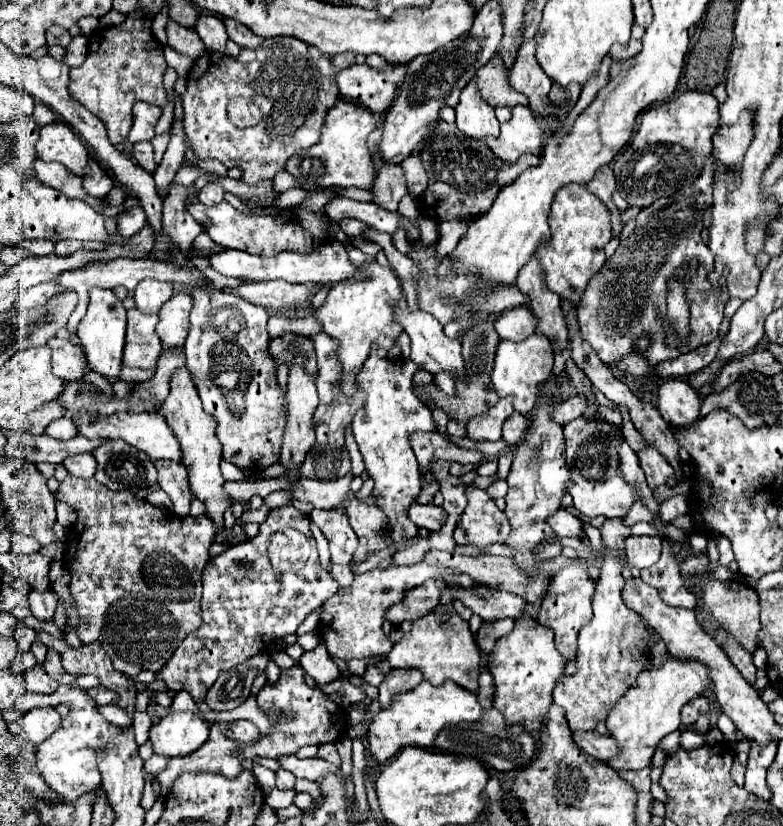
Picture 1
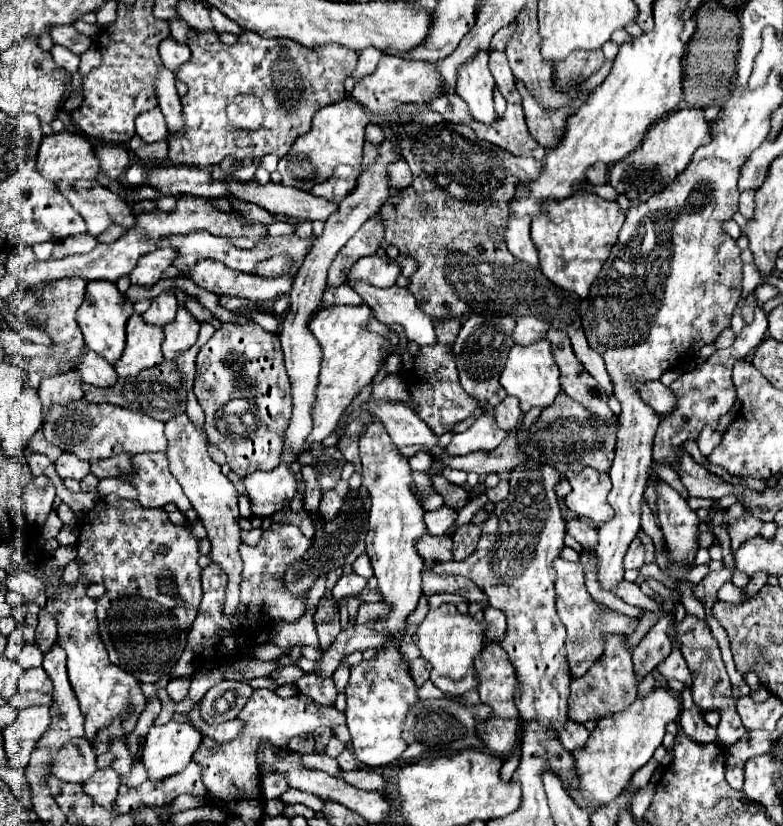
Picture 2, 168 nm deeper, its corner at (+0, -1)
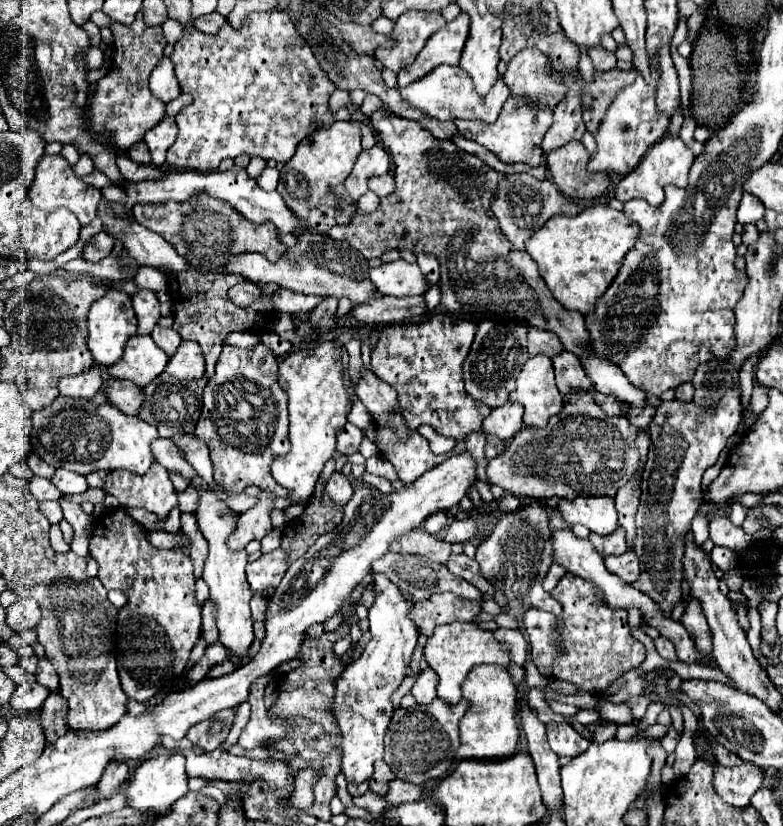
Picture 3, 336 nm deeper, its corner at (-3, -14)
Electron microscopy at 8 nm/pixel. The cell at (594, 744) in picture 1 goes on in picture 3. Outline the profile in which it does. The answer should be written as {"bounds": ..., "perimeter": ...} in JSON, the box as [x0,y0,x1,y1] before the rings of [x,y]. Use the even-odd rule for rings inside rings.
{"bounds":[547,722,589,758],"perimeter":[[[551,722],[547,724],[547,742],[551,750],[559,756],[575,758],[577,754],[589,748],[589,740],[585,740],[571,724],[567,722]]]}

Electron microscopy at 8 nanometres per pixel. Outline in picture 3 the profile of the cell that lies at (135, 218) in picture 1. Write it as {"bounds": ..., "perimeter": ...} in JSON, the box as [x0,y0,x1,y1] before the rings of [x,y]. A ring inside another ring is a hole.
{"bounds":[83,230,113,262],"perimeter":[[[103,230],[97,232],[89,242],[85,242],[85,248],[83,248],[83,260],[89,260],[89,262],[99,262],[103,260],[105,256],[109,256],[113,252],[113,236],[105,234]]]}

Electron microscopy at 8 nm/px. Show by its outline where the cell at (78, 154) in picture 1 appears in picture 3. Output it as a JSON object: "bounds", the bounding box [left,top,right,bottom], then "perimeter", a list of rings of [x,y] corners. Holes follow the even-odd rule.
{"bounds":[29,156,101,224],"perimeter":[[[43,156],[37,162],[33,184],[29,186],[29,198],[31,202],[41,210],[55,210],[55,208],[67,208],[71,210],[81,224],[89,224],[97,216],[97,206],[101,202],[101,190],[87,186],[79,176],[75,176],[71,164],[63,156]]]}

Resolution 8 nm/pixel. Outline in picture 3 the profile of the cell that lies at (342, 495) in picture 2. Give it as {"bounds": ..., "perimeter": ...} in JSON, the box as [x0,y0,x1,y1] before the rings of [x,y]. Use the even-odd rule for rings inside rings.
{"bounds":[325,472,353,504],"perimeter":[[[333,472],[331,478],[327,480],[325,488],[327,488],[331,500],[337,502],[337,504],[347,504],[351,500],[351,496],[353,496],[353,486],[351,486],[349,478],[343,476],[341,472]]]}

